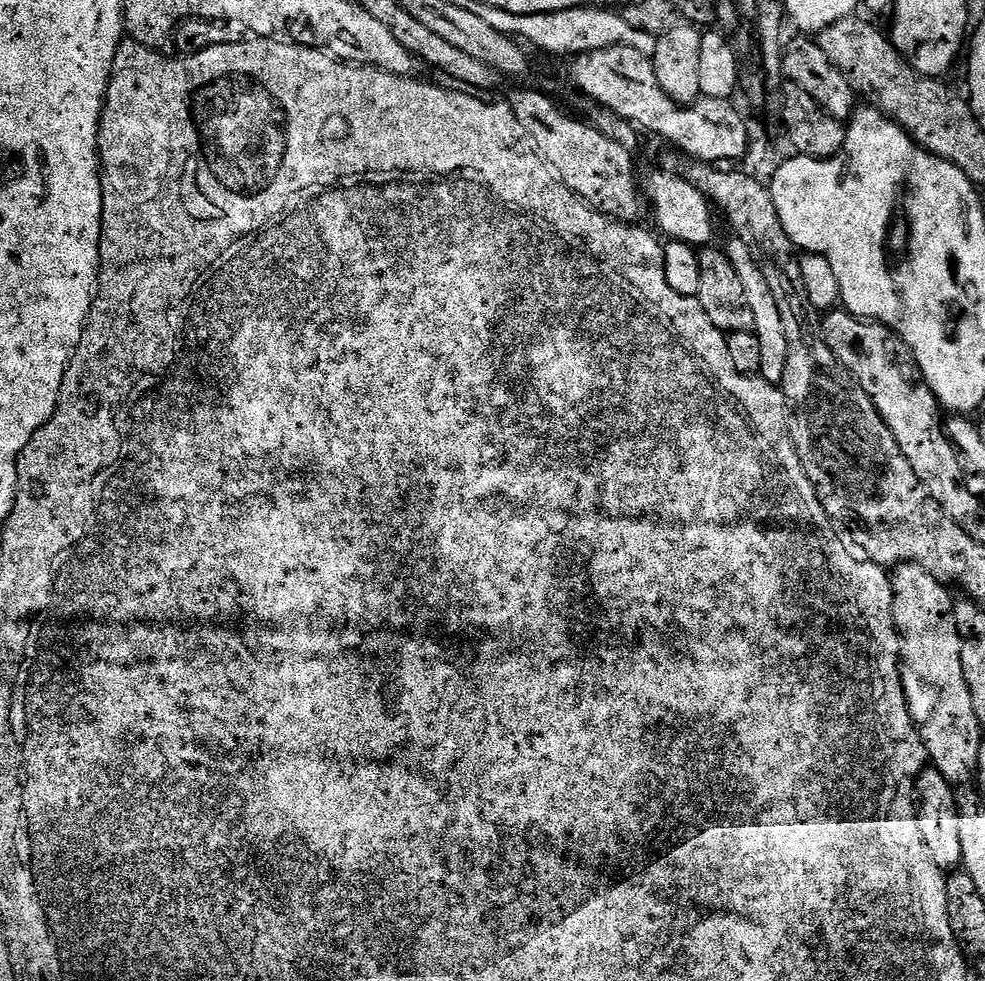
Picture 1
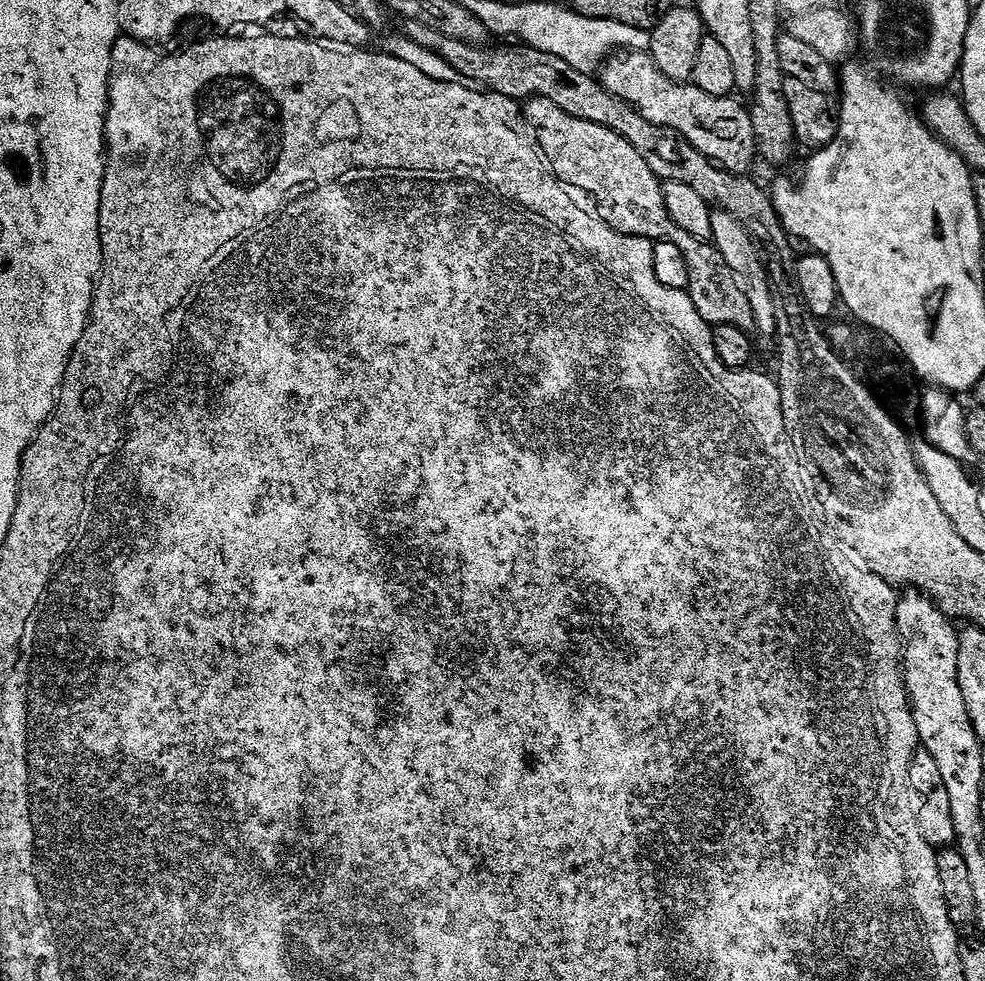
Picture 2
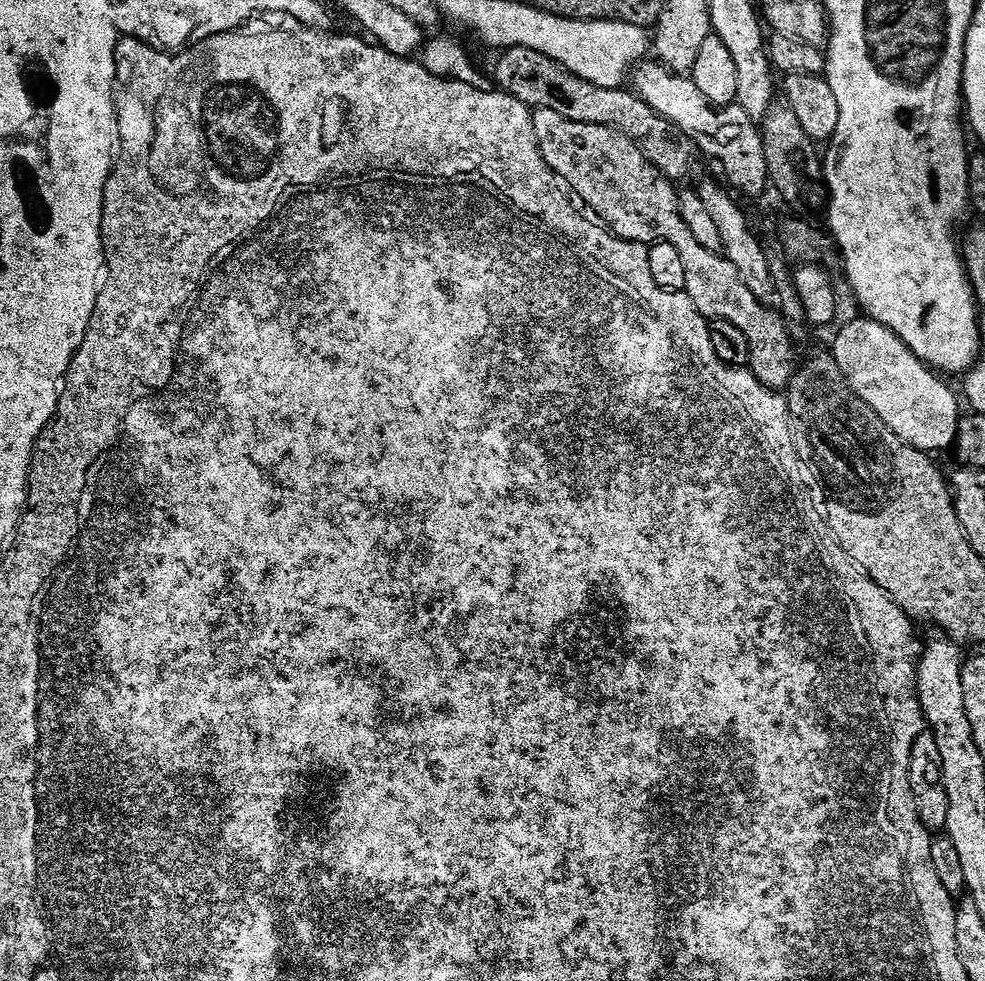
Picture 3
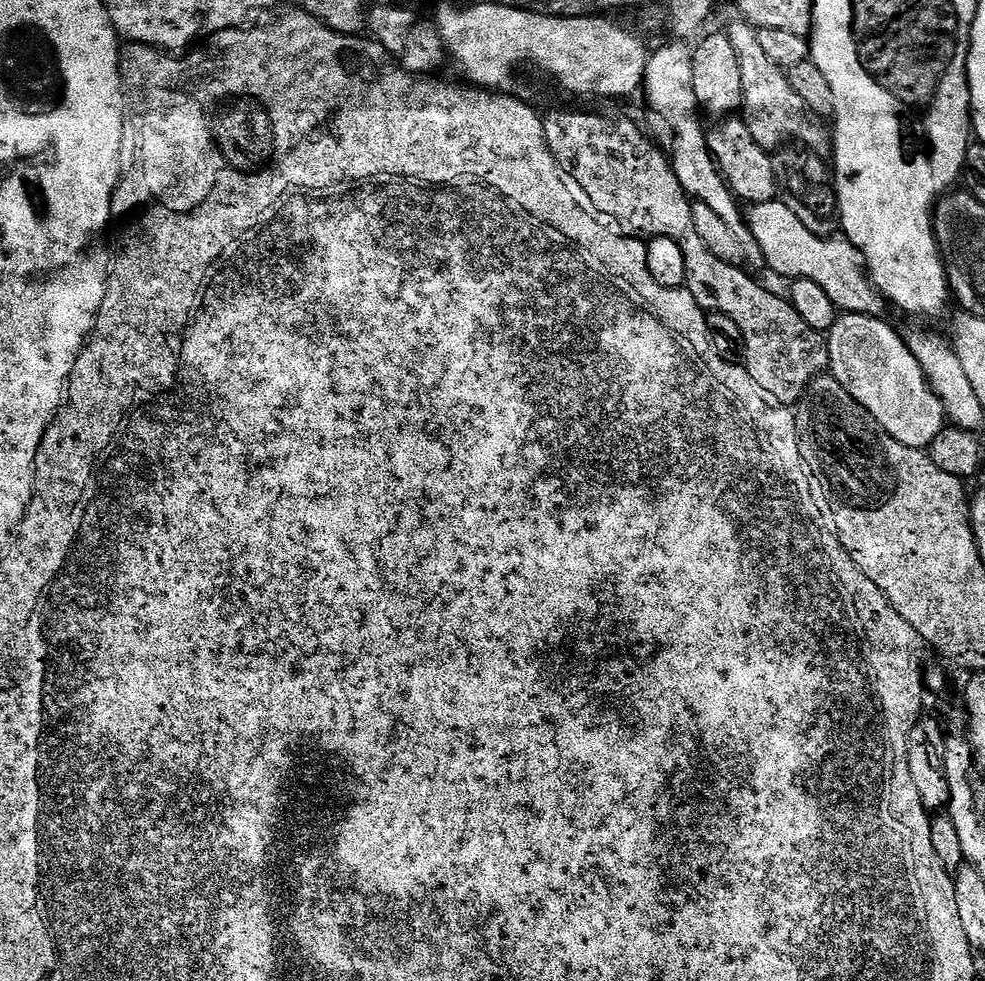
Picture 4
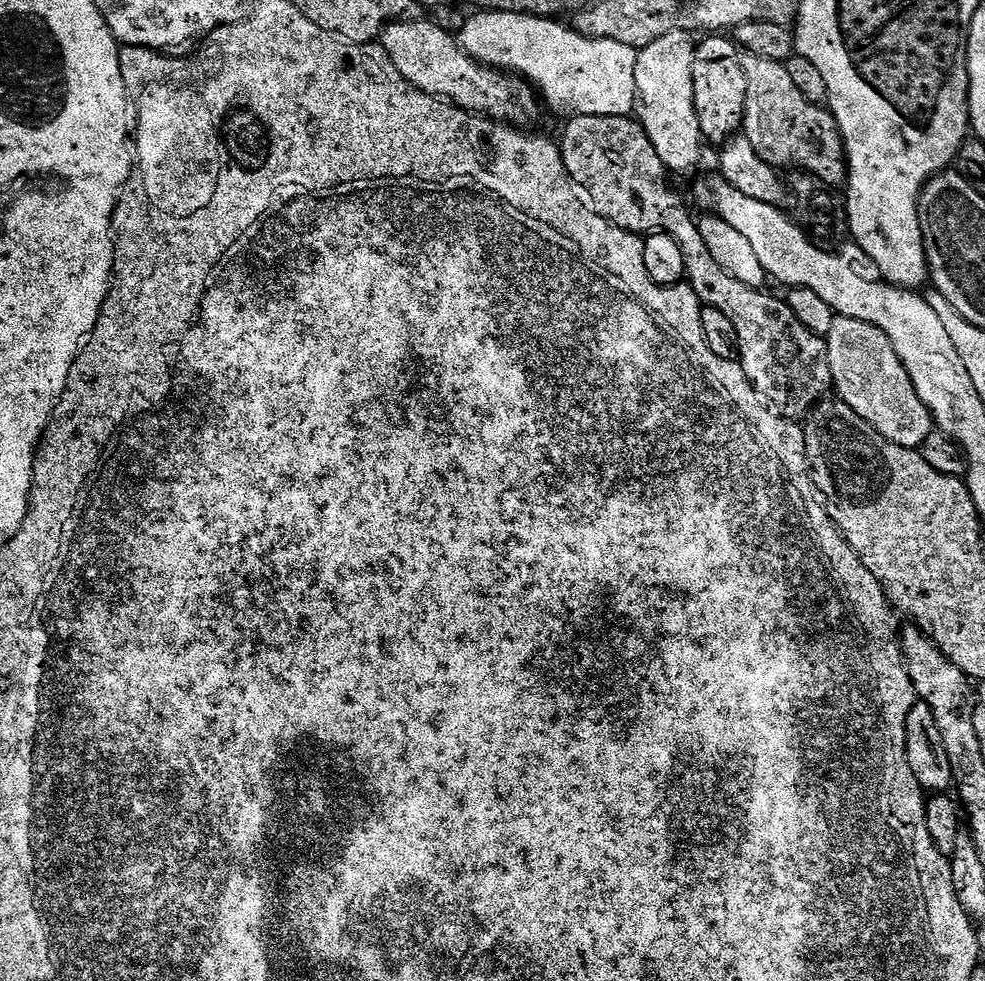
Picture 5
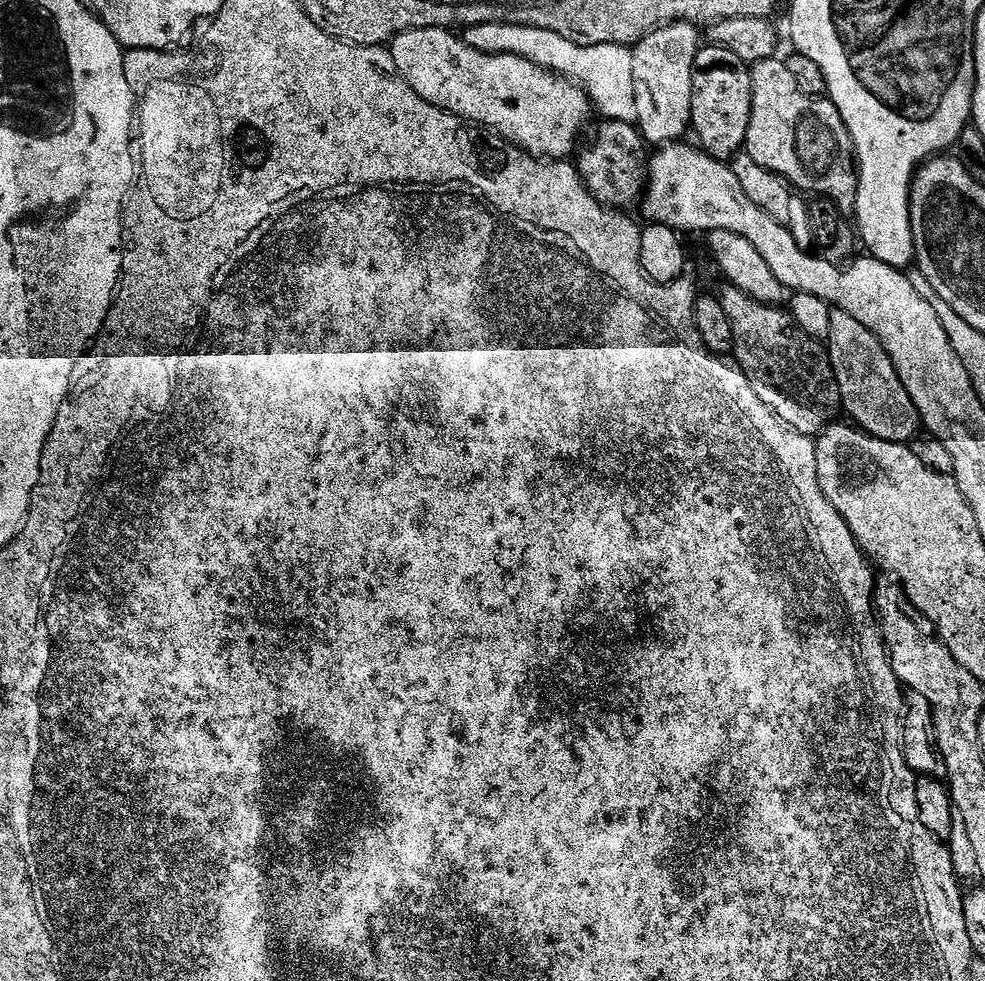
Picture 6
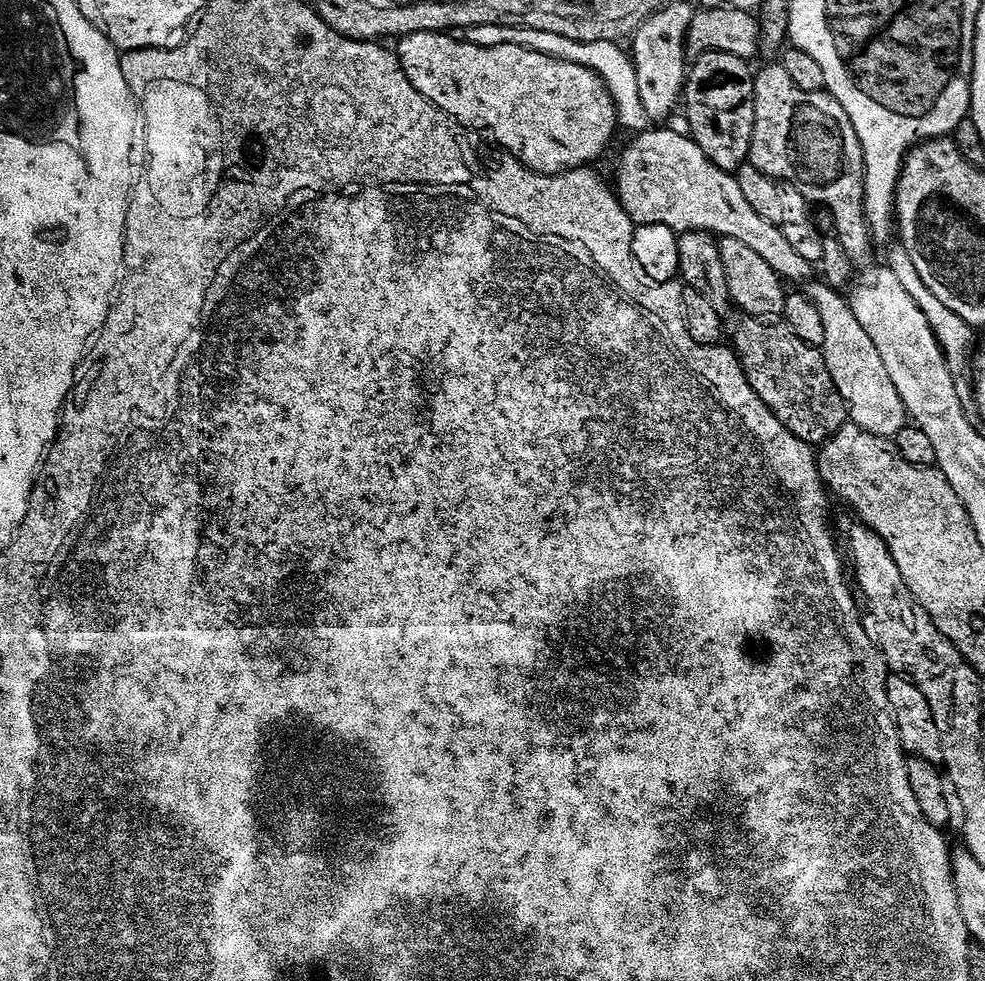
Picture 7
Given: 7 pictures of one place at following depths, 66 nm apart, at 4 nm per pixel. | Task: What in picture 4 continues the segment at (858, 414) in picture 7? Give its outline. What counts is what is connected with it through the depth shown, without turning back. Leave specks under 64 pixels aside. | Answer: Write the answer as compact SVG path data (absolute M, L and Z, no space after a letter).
M853 312L837 315L834 326L826 333L830 374L846 390L846 394L850 394L850 398L861 404L878 422L878 426L890 434L890 438L902 442L902 446L927 449L946 426L944 407L929 388L928 377L909 350L905 339L902 336L900 338L886 321L879 316L863 316Z

